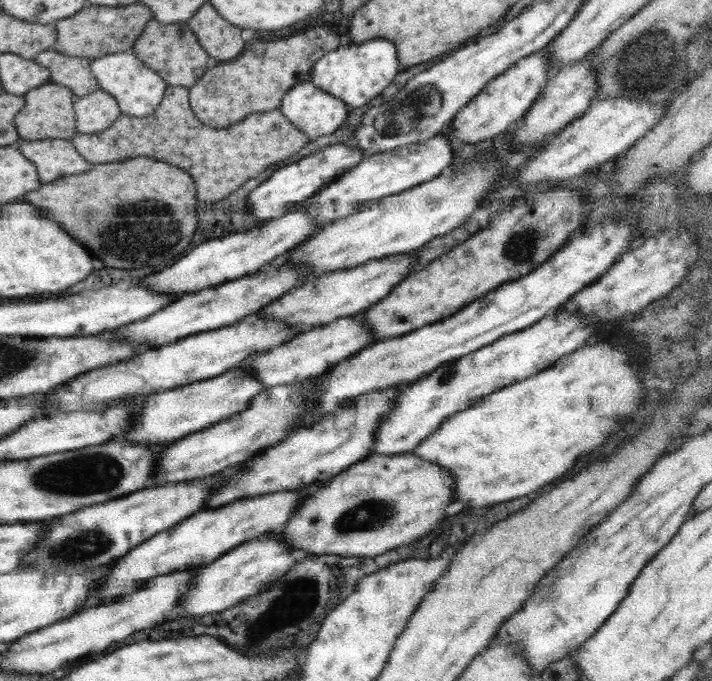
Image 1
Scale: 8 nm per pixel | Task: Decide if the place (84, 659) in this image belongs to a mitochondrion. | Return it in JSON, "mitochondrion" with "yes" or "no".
{"mitochondrion":"no"}

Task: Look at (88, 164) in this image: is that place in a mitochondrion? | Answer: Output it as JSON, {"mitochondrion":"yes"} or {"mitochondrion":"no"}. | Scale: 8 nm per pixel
{"mitochondrion":"no"}

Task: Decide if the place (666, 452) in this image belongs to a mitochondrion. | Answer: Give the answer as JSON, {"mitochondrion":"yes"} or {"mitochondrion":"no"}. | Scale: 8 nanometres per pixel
{"mitochondrion":"no"}

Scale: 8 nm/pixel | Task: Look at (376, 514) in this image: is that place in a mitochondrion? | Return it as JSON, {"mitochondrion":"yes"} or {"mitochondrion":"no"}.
{"mitochondrion":"yes"}

